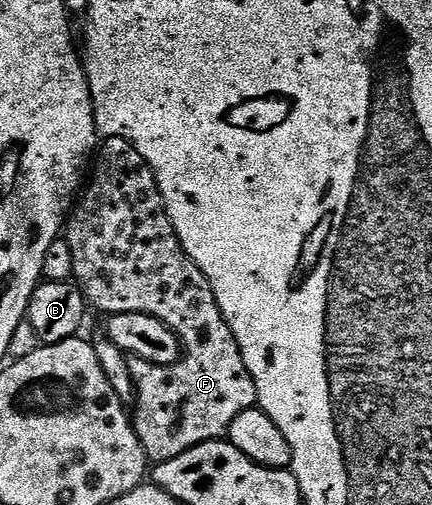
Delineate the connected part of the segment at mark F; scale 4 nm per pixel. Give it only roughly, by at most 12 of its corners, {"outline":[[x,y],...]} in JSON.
{"outline":[[102,140],[65,238],[94,310],[179,336],[130,360],[148,460],[223,439],[255,382],[151,167]]}

